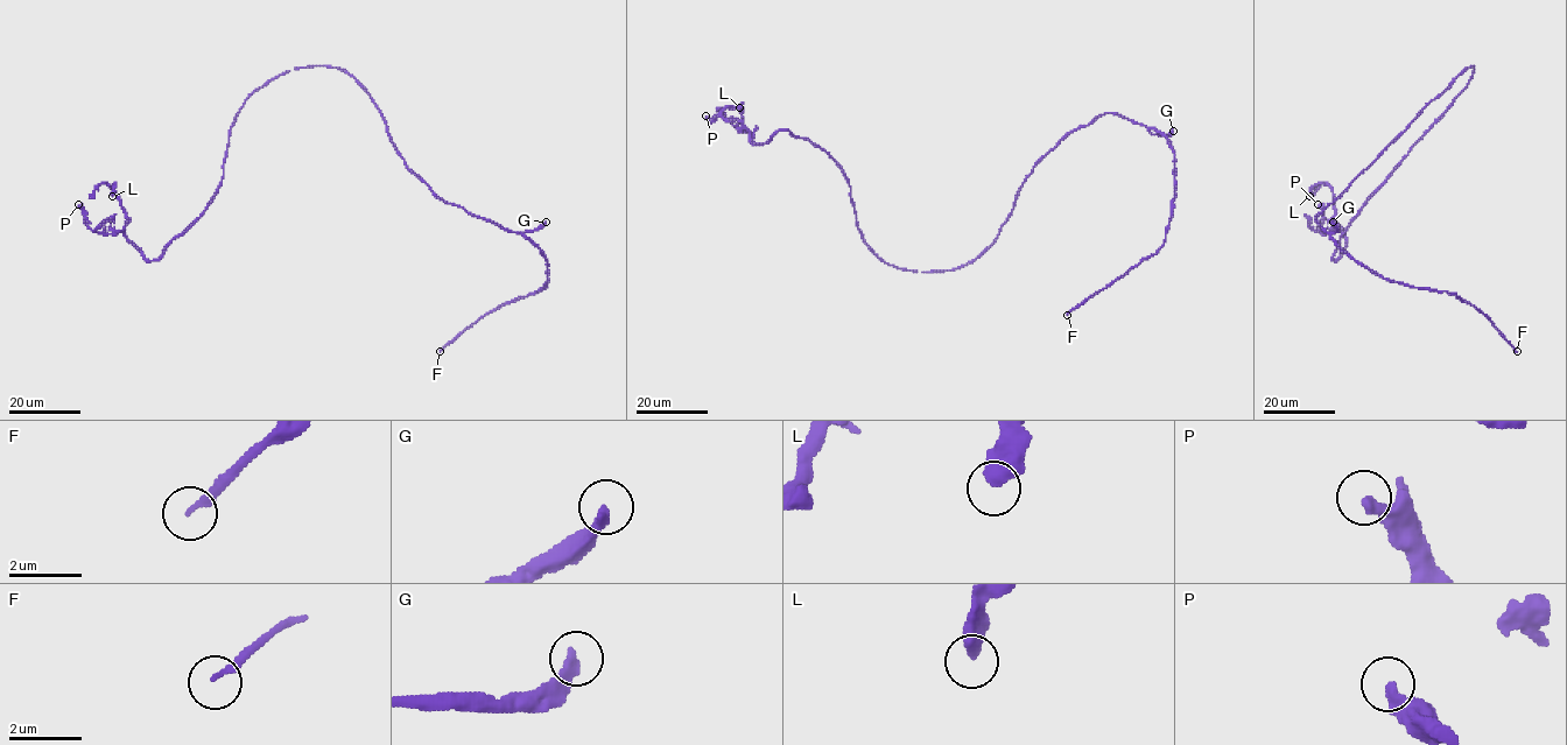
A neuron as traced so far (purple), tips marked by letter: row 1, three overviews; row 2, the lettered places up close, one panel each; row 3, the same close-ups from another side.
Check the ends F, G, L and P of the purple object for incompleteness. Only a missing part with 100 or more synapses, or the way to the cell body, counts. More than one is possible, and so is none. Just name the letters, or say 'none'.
G

